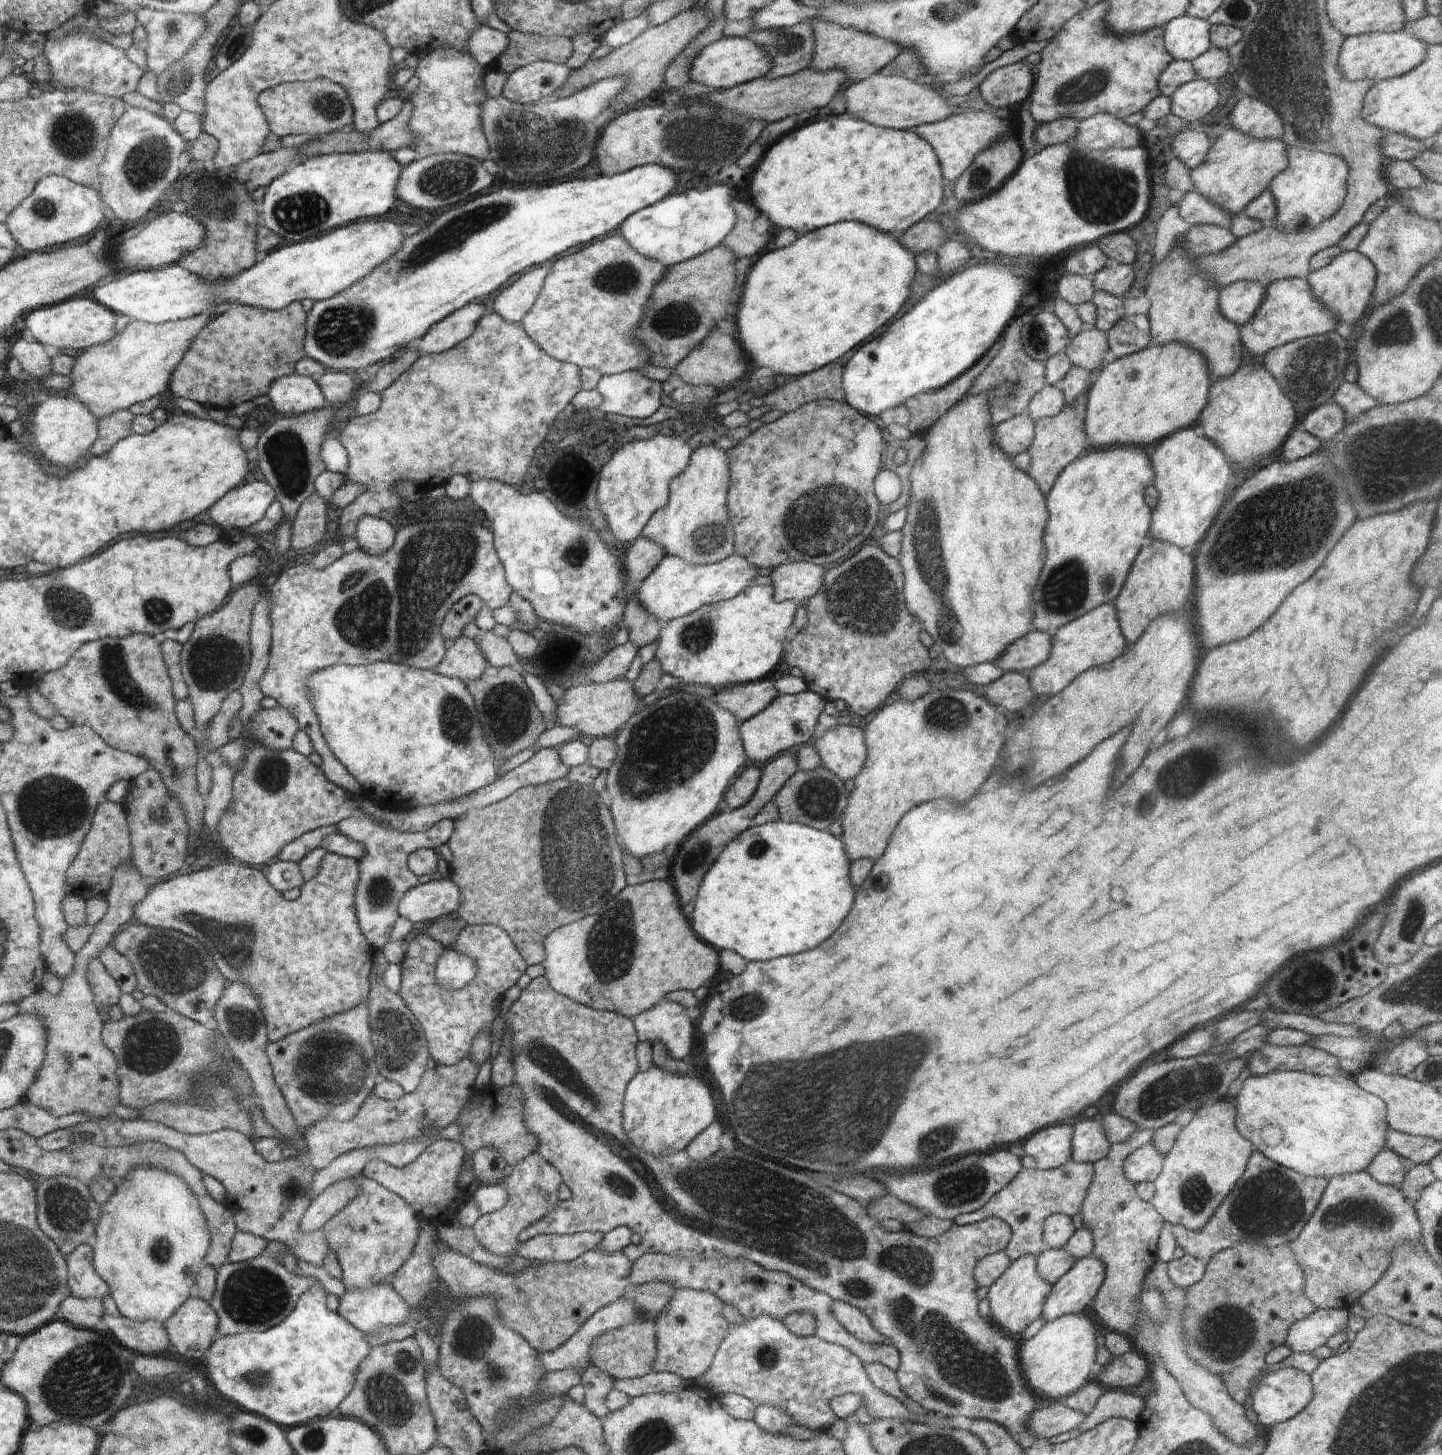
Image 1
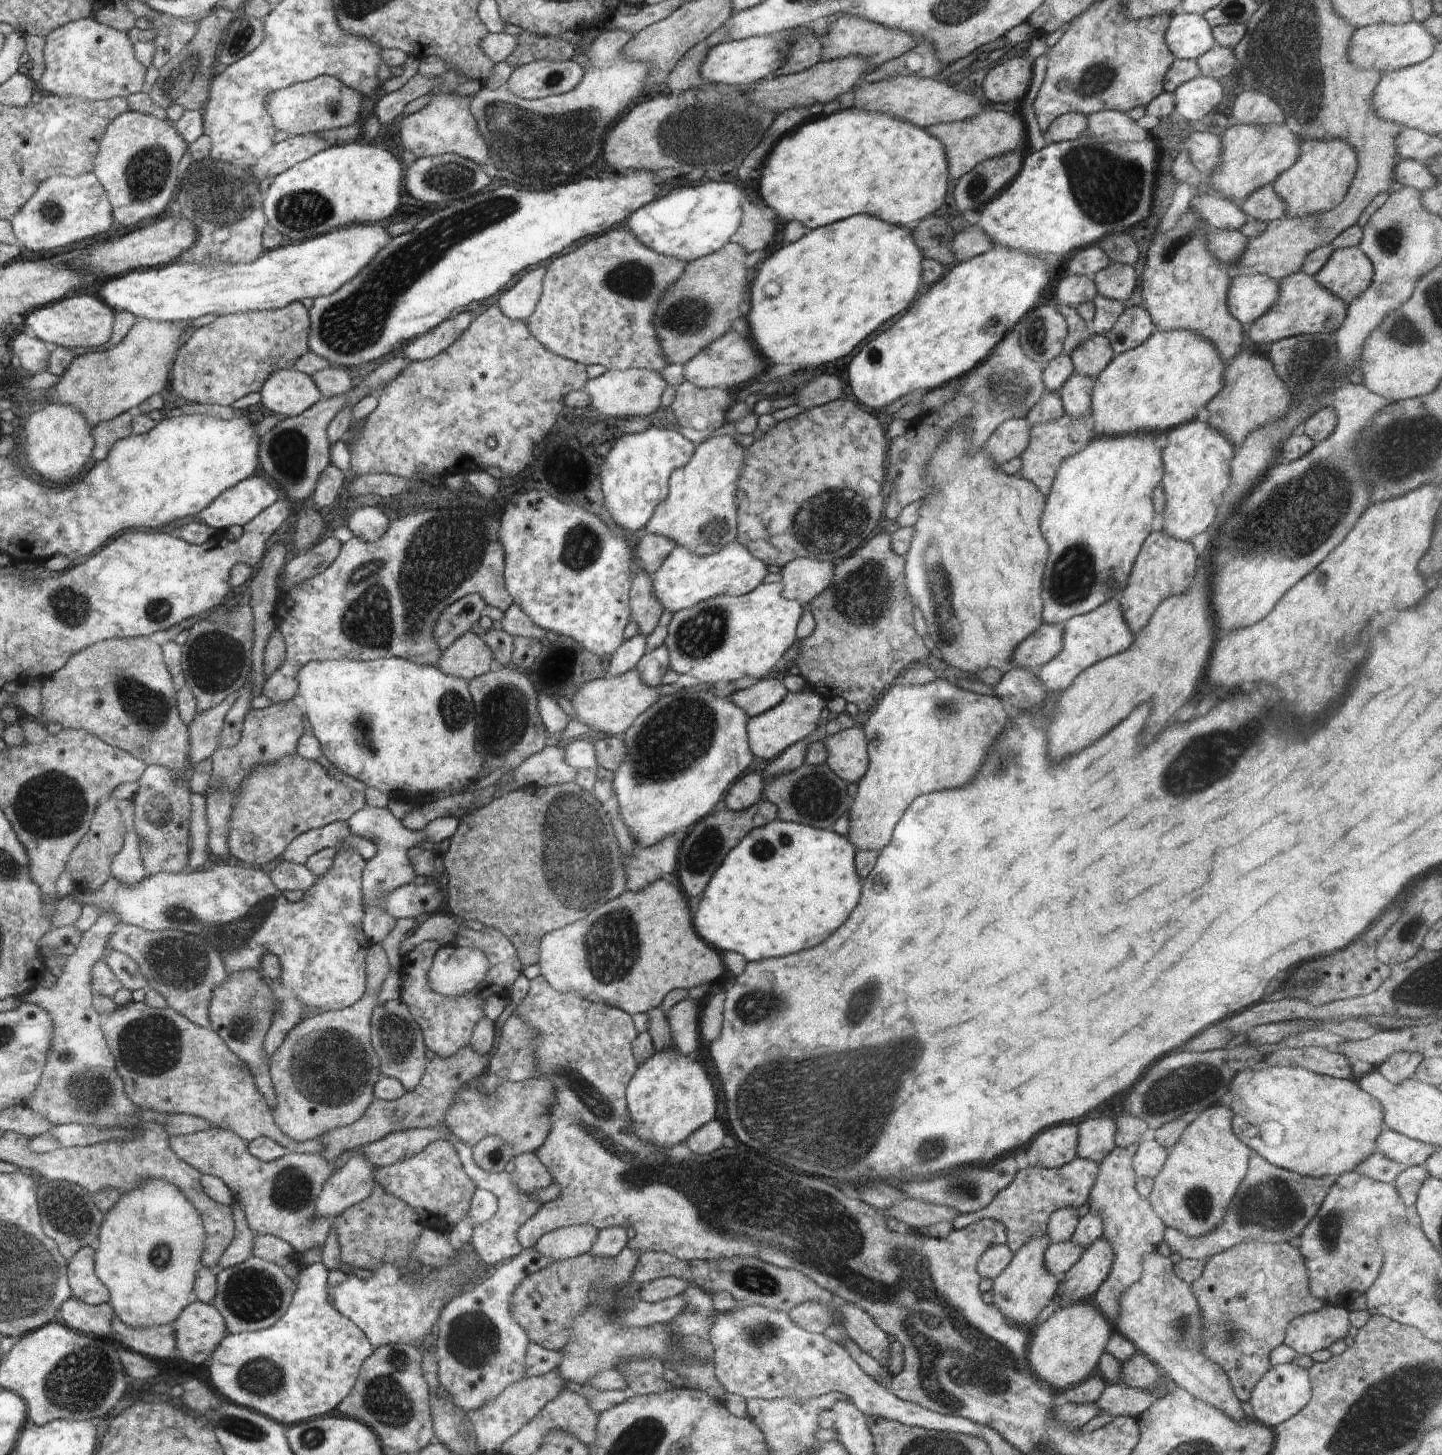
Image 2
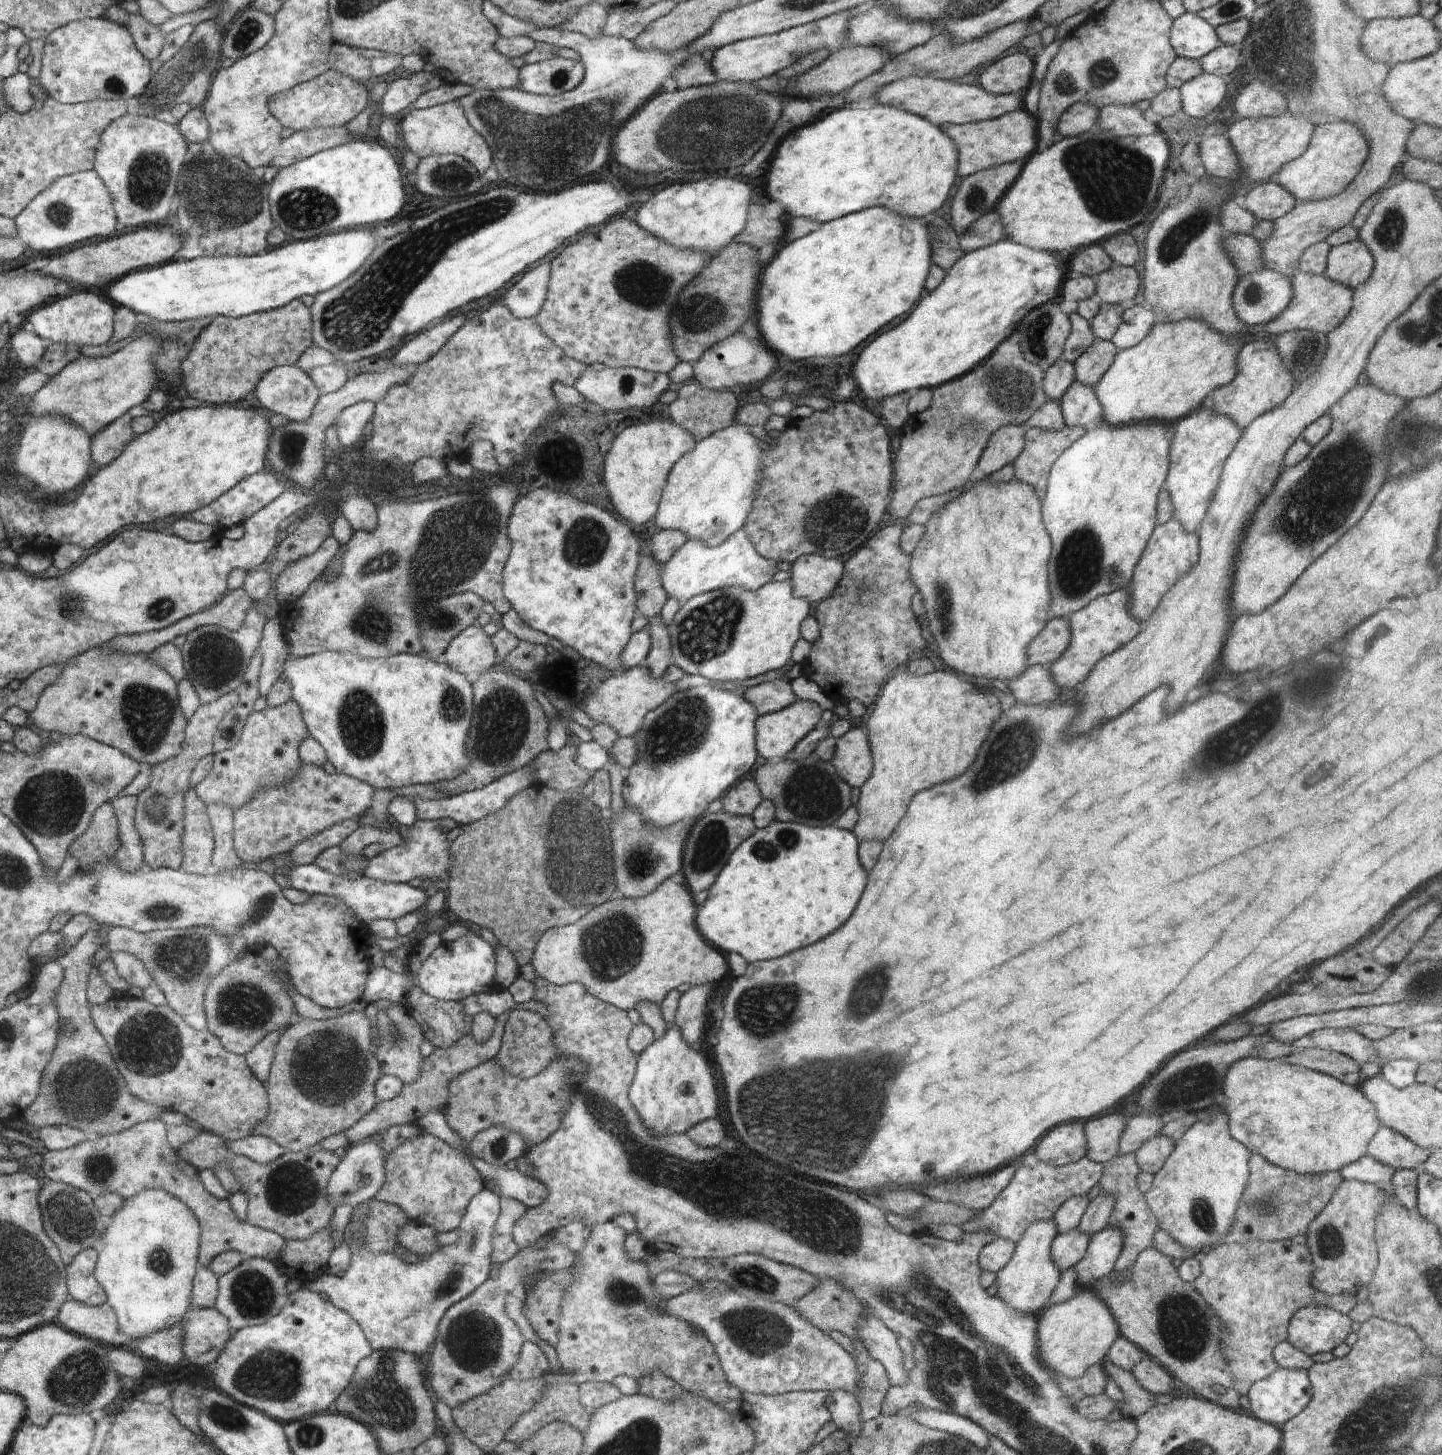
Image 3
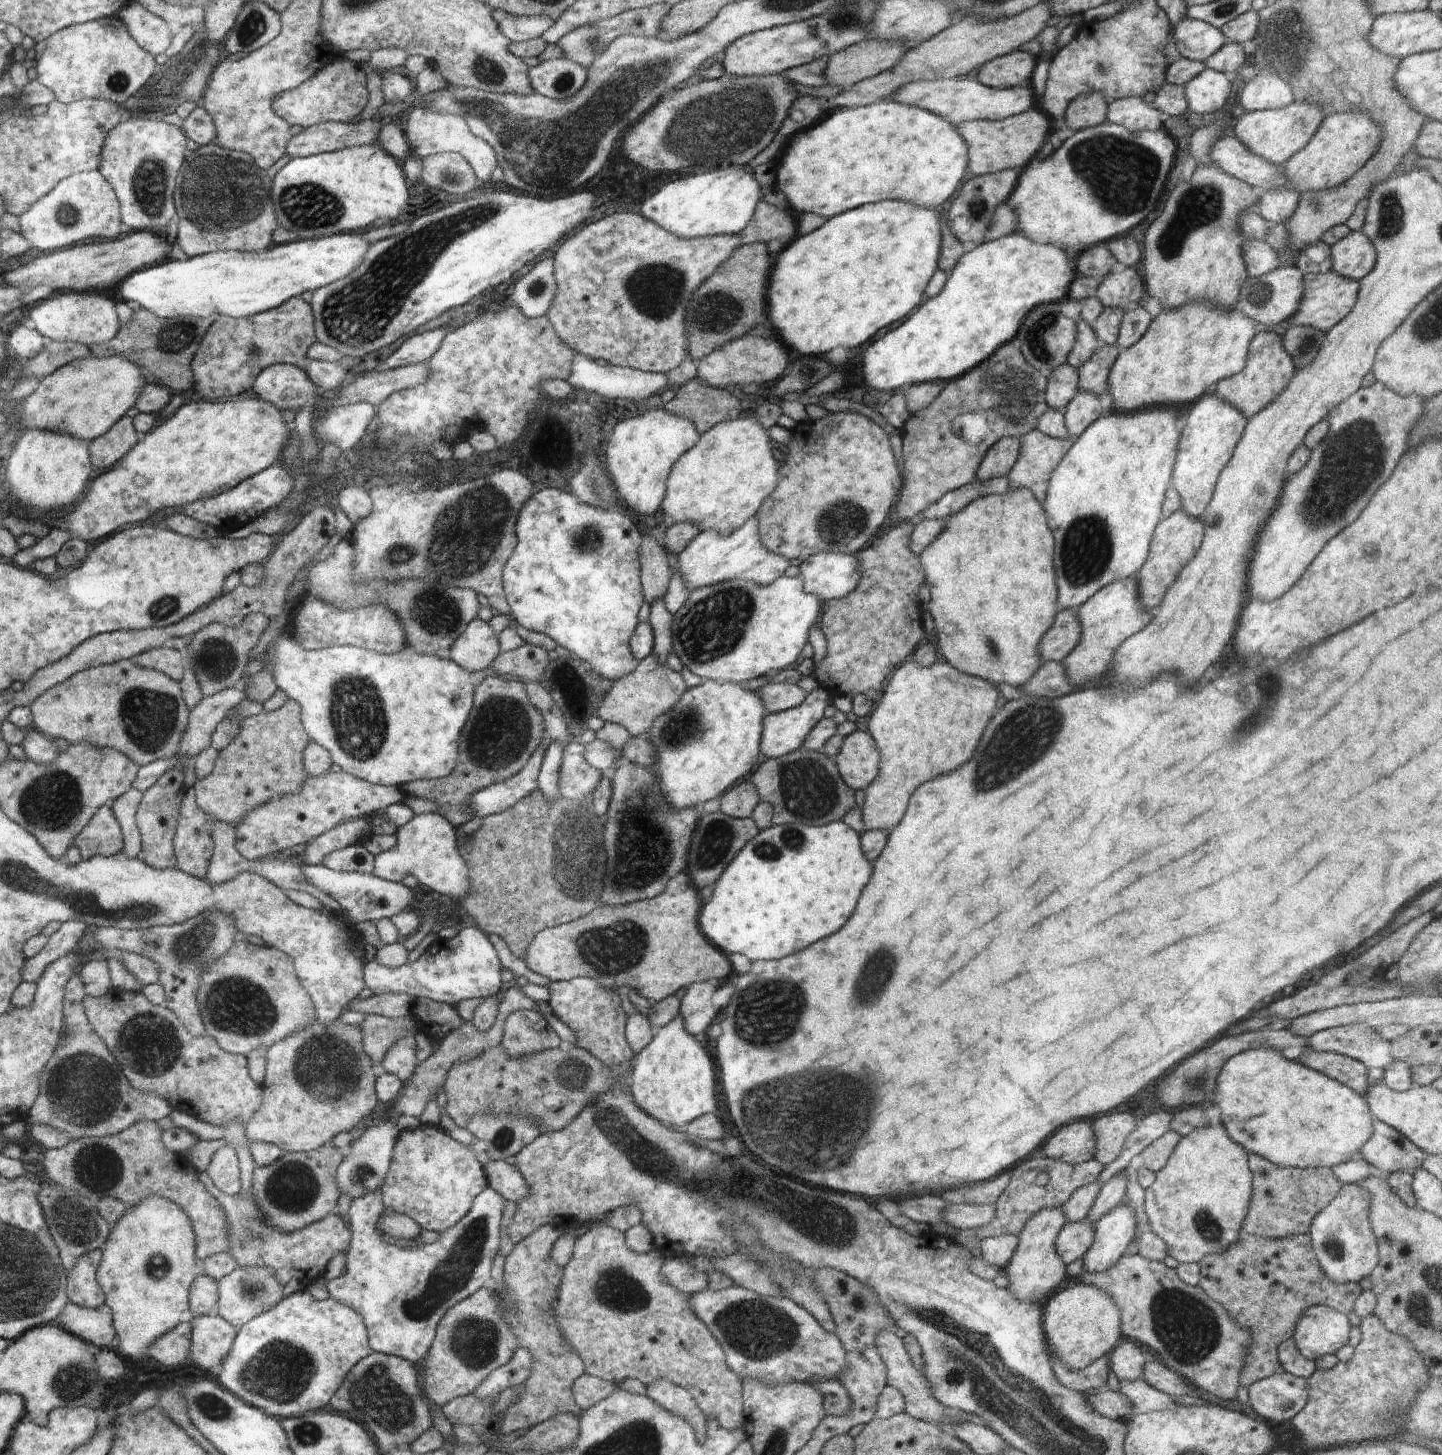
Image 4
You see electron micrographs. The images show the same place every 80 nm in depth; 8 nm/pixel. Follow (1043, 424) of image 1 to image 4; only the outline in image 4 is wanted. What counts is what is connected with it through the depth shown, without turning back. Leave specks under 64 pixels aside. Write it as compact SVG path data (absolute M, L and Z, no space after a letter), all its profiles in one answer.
M1036 428L1030 429L1020 438L1021 447L1018 458L1009 470L1009 488L1029 488L1035 494L1036 500L1043 504L1047 495L1047 486L1052 471L1056 468L1056 465L1059 465L1060 460L1070 450L1075 440L1076 437L1071 437L1070 435L1059 439L1048 436Z

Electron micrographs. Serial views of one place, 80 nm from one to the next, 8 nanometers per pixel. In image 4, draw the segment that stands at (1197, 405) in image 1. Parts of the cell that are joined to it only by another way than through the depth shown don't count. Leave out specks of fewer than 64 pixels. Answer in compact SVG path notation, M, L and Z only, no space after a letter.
M1188 303L1179 309L1162 310L1144 336L1123 349L1111 366L1107 392L1112 396L1112 412L1184 406L1200 400L1212 384L1244 370L1250 341L1260 329L1237 308L1221 311L1211 303Z

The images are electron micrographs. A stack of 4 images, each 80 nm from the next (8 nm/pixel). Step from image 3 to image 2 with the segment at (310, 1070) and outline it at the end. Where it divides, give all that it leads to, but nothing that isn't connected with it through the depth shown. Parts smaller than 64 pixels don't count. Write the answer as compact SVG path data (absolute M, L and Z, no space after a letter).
M378 943L368 948L367 993L354 1005L324 1011L296 1024L275 1053L271 1054L268 1072L275 1088L275 1121L287 1137L299 1143L312 1140L337 1126L359 1120L370 1108L372 1088L378 1074L378 1059L370 1044L370 1016L390 963Z

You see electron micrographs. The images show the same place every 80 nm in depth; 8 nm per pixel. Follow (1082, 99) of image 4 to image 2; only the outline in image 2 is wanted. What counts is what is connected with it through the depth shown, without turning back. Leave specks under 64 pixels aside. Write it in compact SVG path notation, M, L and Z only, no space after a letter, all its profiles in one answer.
M1064 113L1053 120L1043 132L1046 144L1059 143L1077 139L1080 135L1089 134L1087 129L1087 116L1080 113Z

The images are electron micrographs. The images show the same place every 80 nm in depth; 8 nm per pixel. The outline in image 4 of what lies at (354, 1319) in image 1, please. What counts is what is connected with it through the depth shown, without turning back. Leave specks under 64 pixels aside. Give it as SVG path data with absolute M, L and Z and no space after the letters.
M488 1186L475 1198L467 1216L444 1231L440 1240L408 1249L400 1248L395 1241L382 1240L376 1229L385 1210L380 1189L355 1198L348 1210L351 1240L346 1253L346 1274L330 1280L322 1276L326 1290L330 1297L352 1307L368 1322L372 1351L398 1355L410 1362L422 1360L448 1311L490 1284L492 1263L499 1253L504 1205L502 1195Z

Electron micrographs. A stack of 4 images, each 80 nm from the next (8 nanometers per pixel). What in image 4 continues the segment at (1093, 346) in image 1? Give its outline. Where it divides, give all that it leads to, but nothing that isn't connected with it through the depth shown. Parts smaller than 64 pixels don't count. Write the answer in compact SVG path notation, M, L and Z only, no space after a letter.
M1100 345L1080 366L1078 390L1100 396L1108 393L1108 375L1122 349L1116 345Z

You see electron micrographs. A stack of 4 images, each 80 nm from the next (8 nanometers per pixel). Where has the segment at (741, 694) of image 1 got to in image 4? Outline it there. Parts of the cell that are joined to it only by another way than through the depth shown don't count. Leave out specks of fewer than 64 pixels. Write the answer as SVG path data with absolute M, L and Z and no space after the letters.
M765 683L756 694L763 700L767 715L794 708L806 697L804 690L789 683Z

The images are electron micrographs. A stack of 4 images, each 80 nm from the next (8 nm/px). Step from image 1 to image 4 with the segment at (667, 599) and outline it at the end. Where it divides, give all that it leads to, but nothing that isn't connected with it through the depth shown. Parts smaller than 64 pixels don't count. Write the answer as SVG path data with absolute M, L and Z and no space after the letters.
M757 514L732 534L723 537L716 531L698 533L678 554L675 566L689 595L696 589L716 585L722 581L746 579L766 587L778 580L788 568L789 560L768 552L759 537Z

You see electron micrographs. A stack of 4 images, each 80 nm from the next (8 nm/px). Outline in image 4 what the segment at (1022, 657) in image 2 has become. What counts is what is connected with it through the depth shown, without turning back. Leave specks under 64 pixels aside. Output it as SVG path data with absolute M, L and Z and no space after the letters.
M1058 610L1052 626L1043 634L1039 642L1039 657L1041 662L1063 661L1065 656L1078 644L1080 638L1080 623L1077 612Z

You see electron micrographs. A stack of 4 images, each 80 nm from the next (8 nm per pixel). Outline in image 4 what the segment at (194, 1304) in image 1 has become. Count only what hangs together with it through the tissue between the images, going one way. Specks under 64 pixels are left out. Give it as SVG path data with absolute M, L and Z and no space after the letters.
M215 1312L189 1320L192 1325L189 1358L196 1366L210 1370L234 1348L238 1329Z

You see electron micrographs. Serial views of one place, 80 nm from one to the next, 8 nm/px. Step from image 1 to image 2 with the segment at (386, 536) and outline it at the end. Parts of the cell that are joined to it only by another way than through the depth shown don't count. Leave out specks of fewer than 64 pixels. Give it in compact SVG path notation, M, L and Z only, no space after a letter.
M362 504L348 520L347 528L353 536L364 538L366 542L376 542L388 532L389 517L385 509L379 506L366 506Z

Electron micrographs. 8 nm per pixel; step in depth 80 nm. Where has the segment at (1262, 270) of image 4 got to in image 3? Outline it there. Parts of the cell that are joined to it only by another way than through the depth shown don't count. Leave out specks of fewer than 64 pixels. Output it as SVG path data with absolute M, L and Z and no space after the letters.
M1246 234L1226 235L1224 238L1224 252L1230 256L1234 266L1241 275L1252 274L1264 269L1262 260L1262 242L1254 236Z

